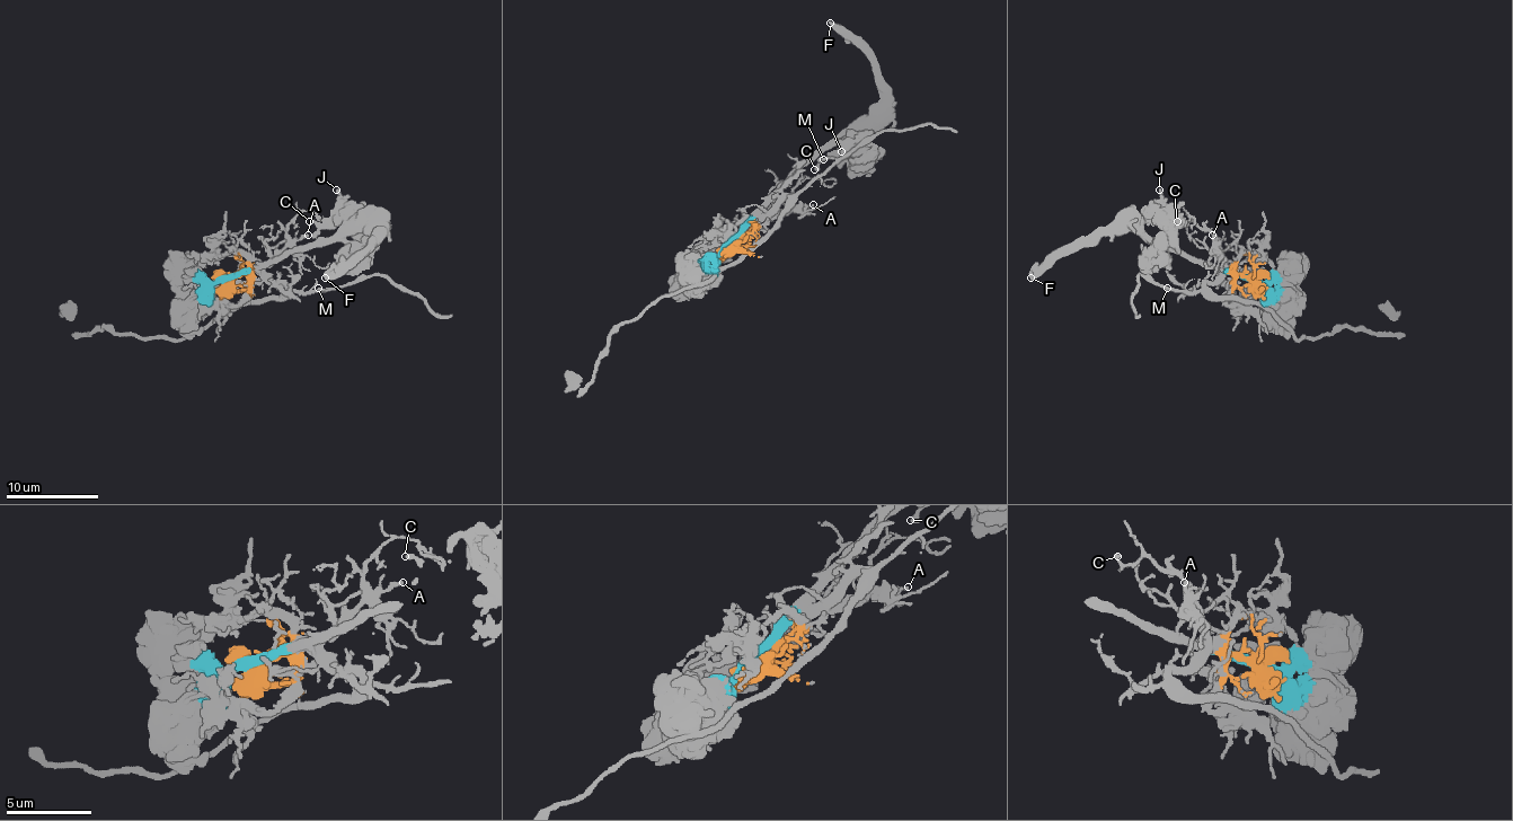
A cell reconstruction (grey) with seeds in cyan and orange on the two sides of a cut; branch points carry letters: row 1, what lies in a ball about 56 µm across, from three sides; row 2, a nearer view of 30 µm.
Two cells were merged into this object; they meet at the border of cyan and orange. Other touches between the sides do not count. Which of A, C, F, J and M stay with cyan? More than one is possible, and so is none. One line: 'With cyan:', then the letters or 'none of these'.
With cyan: C, F, J

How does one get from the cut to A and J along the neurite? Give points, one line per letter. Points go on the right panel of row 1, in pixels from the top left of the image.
A: (1253, 279), (1237, 275), (1223, 262), (1212, 235)
J: (1253, 279), (1237, 279), (1193, 262), (1177, 250), (1157, 246), (1140, 230), (1140, 223), (1161, 197), (1159, 188)

